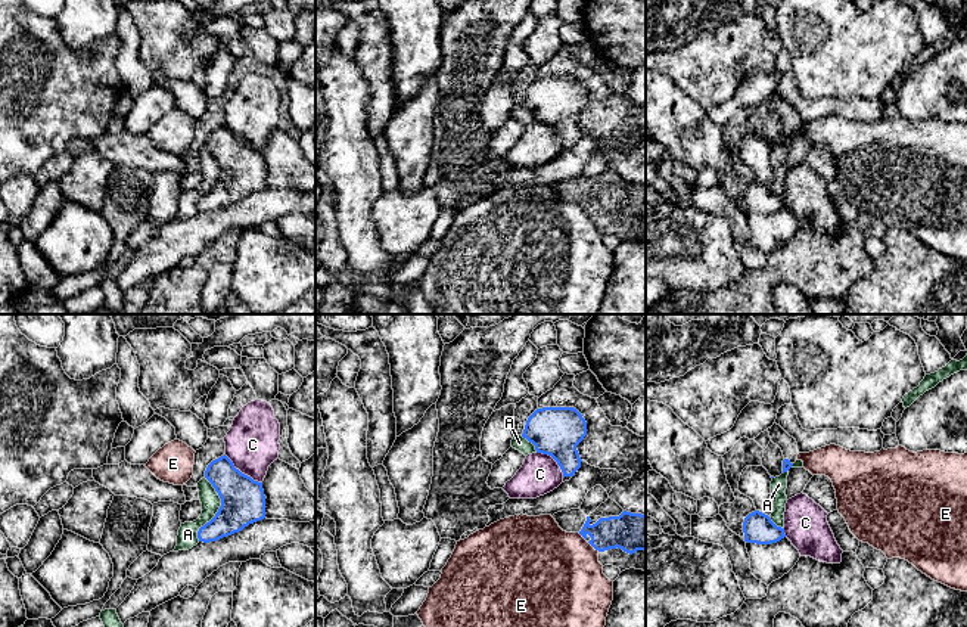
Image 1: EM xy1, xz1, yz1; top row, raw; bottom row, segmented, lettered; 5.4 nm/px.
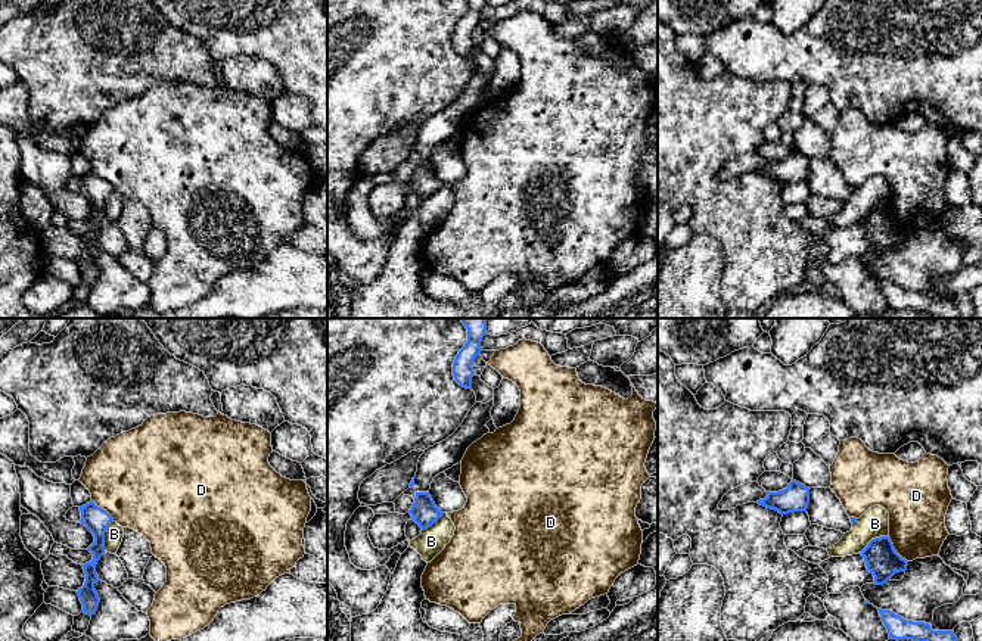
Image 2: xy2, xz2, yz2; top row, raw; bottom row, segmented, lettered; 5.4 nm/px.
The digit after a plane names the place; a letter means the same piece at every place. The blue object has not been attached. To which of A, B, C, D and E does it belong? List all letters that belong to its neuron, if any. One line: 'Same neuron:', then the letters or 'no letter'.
Same neuron: no letter

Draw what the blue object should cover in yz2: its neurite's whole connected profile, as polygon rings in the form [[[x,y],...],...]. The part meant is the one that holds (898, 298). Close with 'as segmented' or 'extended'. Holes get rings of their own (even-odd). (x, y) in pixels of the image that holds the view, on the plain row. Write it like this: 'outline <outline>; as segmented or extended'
outline [[[877,279],[889,309],[913,309],[927,312],[938,318],[960,318],[953,301],[933,301],[929,293],[905,290],[891,280]]]; as segmented

